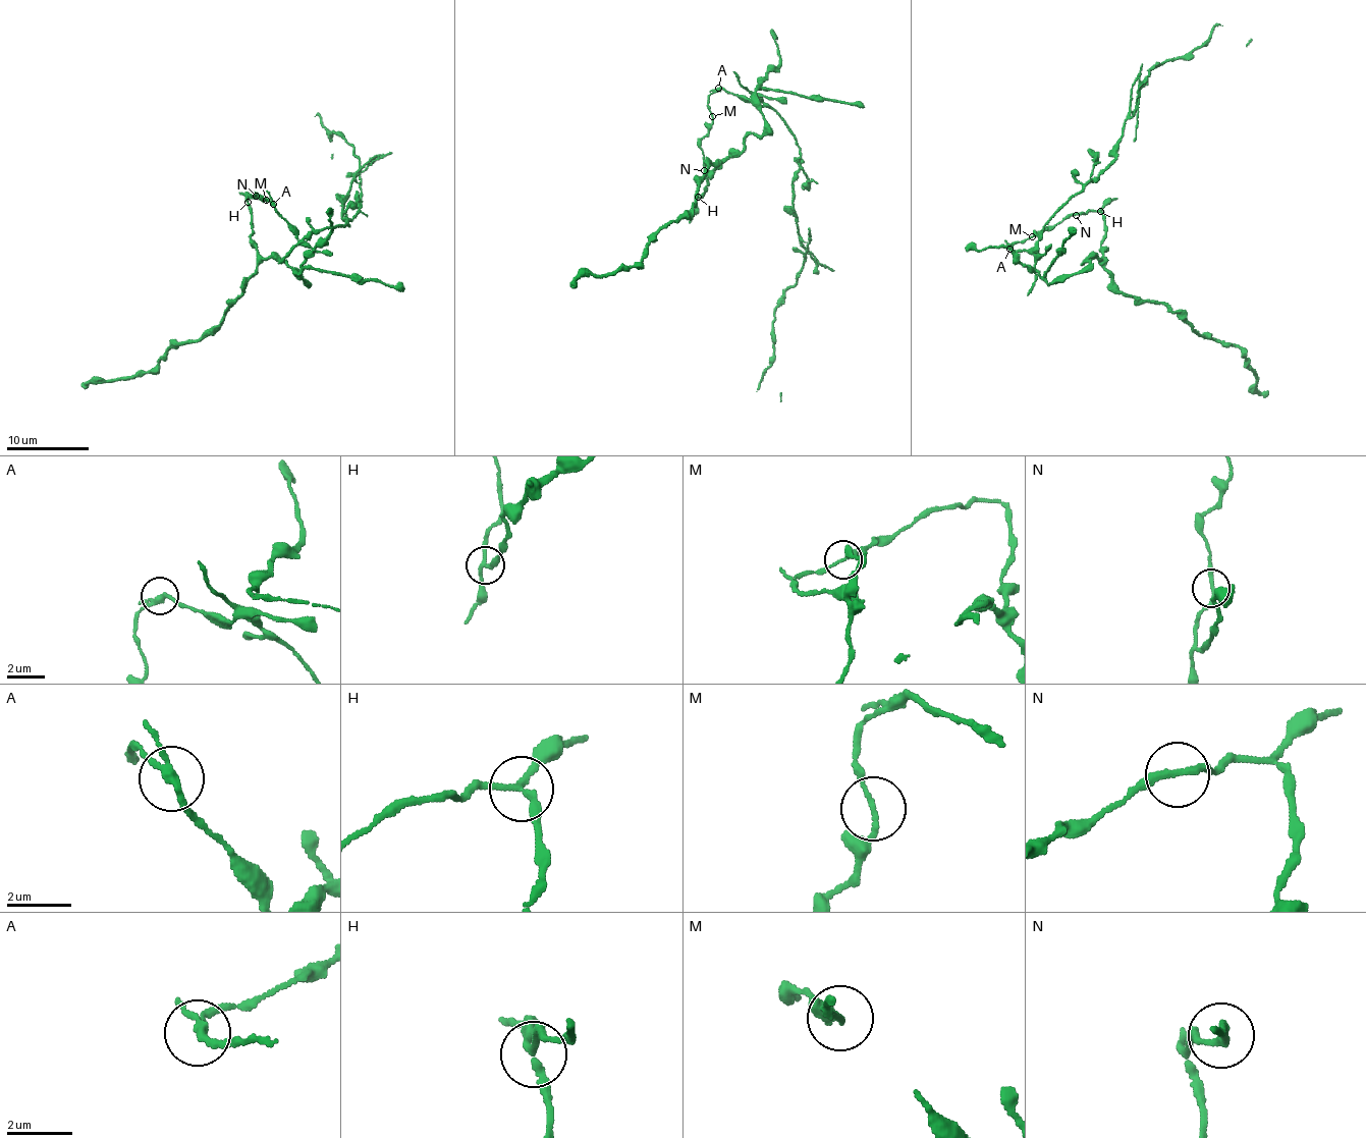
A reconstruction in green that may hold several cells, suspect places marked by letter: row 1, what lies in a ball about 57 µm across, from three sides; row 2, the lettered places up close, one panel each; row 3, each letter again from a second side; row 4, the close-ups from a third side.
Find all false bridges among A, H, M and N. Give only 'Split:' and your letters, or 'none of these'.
Split: A, H

